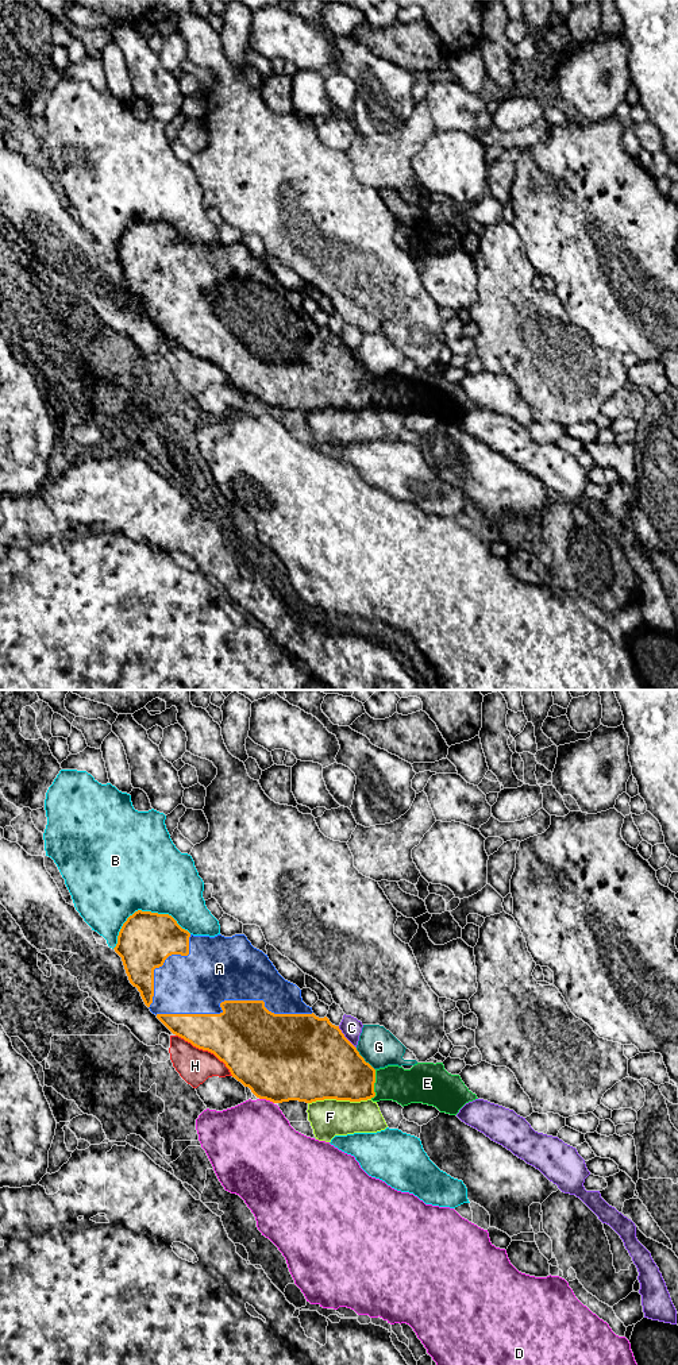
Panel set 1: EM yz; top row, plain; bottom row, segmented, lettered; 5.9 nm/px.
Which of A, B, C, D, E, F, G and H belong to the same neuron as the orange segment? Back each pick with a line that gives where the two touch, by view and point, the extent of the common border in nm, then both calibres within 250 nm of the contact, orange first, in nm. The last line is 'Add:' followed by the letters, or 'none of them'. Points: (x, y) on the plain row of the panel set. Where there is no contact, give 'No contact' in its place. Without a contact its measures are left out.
A: Touches orange at yz (231, 309). Shared border 950 nm. Thickness 420 nm (orange) against 380 nm
E: Touches orange at yz (373, 393). Shared border 180 nm. Thickness 360 nm (orange) against 200 nm
Add: A, E

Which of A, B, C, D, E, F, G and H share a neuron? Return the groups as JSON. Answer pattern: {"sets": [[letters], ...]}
{"sets": [["A", "E"], ["B"], ["C"], ["D"], ["F"], ["G"], ["H"]]}

